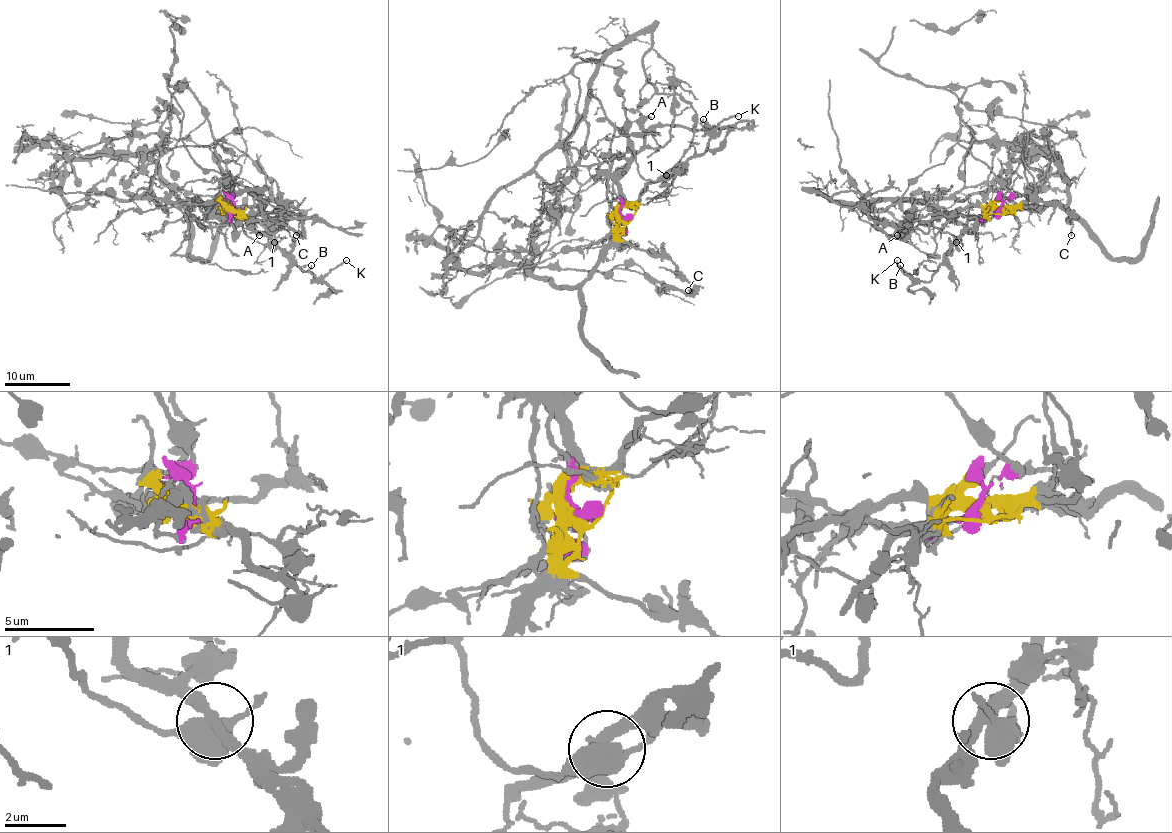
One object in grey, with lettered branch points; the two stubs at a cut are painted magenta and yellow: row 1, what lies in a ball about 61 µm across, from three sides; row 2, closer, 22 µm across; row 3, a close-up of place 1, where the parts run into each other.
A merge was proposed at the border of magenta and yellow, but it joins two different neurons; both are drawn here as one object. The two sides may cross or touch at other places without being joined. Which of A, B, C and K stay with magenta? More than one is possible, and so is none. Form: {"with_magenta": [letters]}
{"with_magenta": []}

